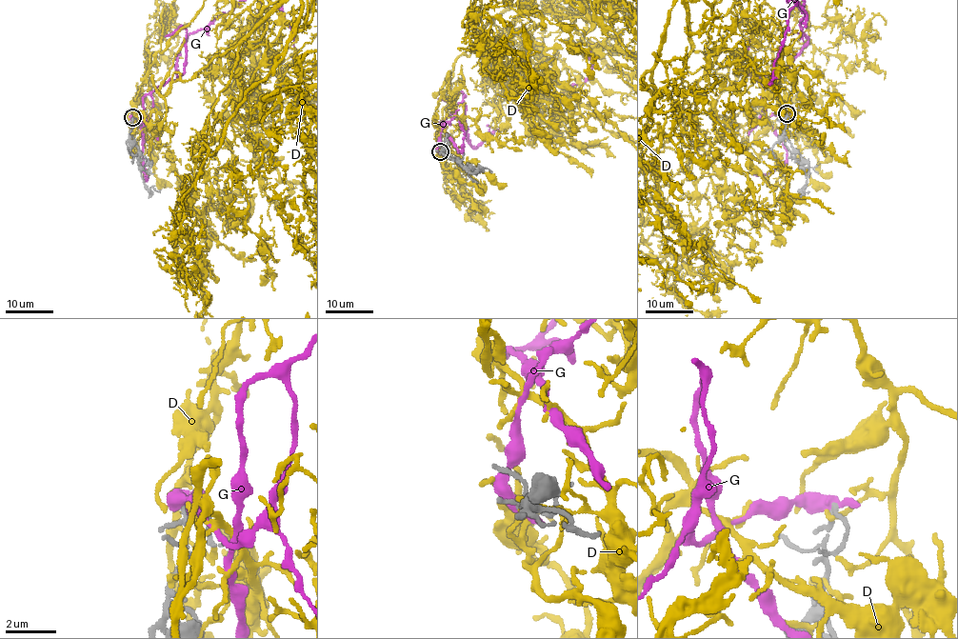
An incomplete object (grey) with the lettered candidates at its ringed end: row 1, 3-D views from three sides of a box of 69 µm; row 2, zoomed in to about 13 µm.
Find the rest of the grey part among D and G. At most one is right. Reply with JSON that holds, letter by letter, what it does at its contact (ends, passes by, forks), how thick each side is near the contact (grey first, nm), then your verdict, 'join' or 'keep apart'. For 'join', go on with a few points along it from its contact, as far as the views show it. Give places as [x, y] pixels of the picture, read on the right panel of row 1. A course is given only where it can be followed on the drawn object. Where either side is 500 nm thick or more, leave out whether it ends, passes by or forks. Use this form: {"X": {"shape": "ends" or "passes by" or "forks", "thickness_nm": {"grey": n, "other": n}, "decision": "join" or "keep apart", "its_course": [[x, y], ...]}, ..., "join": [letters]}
{"D": {"shape": "ends", "thickness_nm": {"grey": 160, "other": 200}, "decision": "keep apart"}, "G": {"thickness_nm": {"grey": 160, "other": 550}, "decision": "keep apart"}, "join": []}

